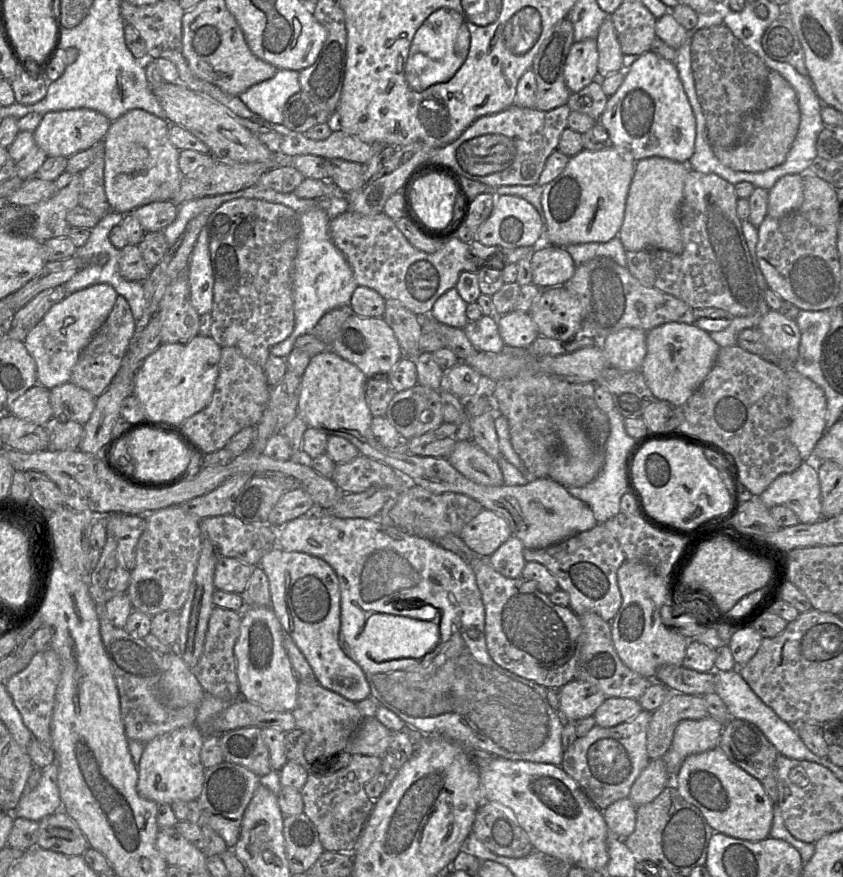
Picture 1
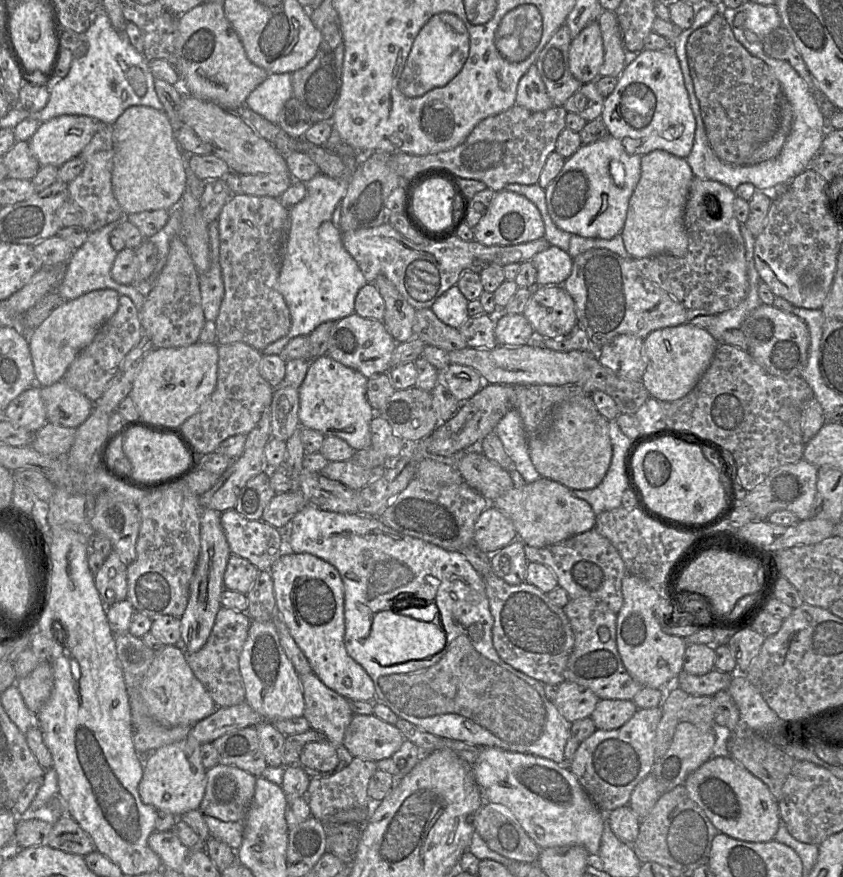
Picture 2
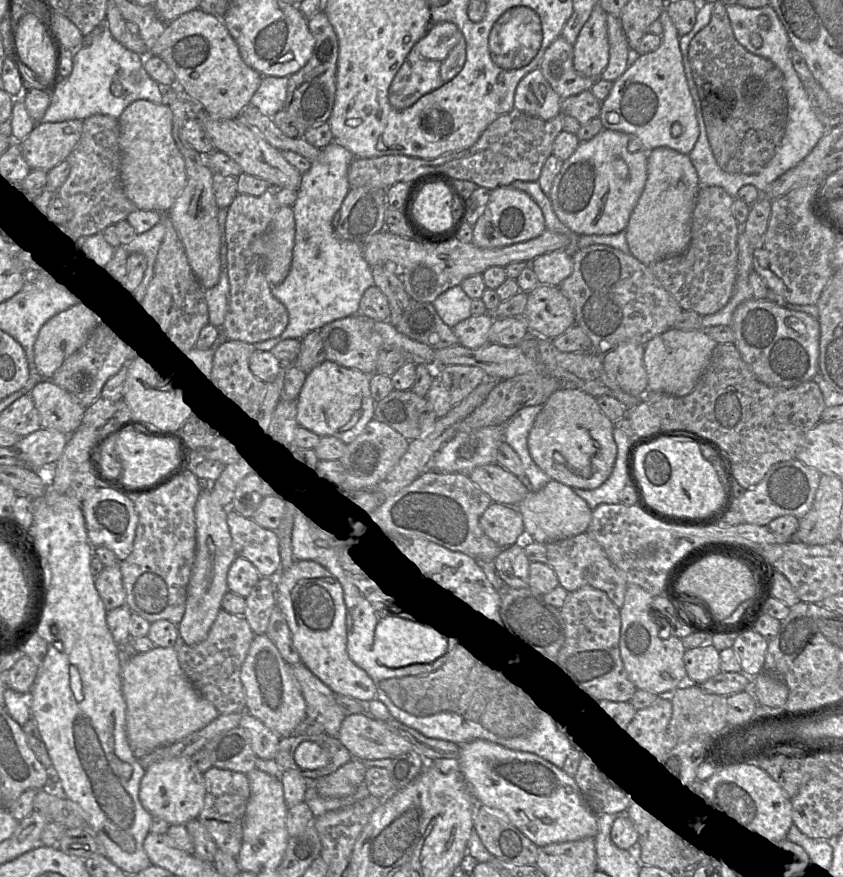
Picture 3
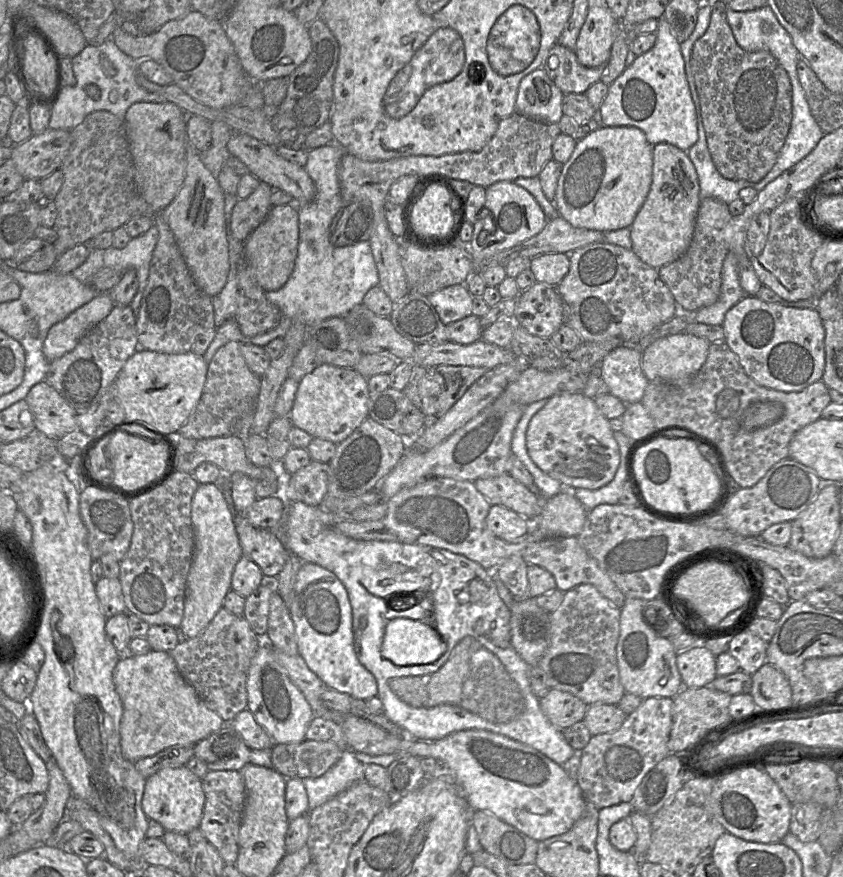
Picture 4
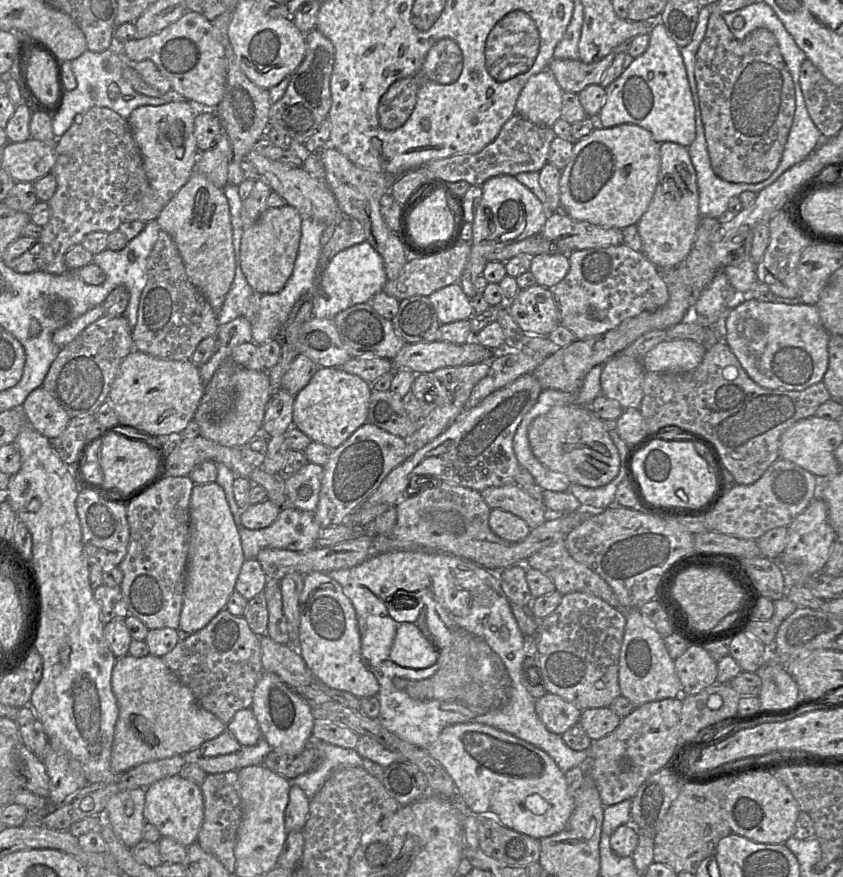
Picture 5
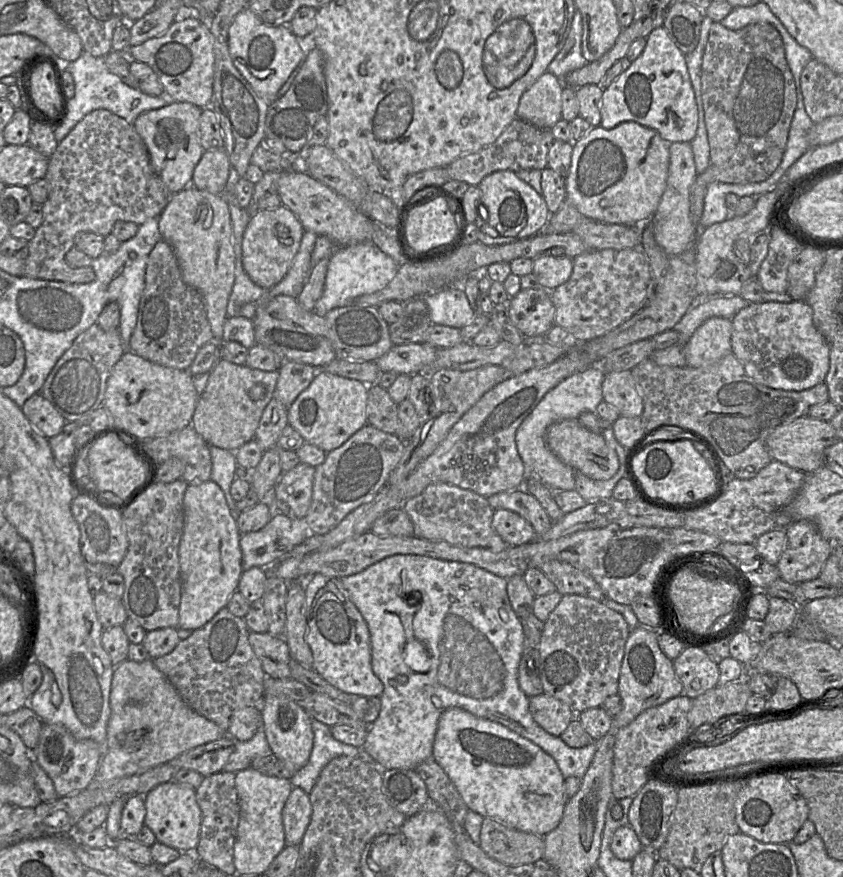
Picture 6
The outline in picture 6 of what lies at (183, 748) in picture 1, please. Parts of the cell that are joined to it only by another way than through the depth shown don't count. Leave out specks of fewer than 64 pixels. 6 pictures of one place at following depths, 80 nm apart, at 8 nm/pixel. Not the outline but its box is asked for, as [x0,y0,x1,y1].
[144,780,201,853]

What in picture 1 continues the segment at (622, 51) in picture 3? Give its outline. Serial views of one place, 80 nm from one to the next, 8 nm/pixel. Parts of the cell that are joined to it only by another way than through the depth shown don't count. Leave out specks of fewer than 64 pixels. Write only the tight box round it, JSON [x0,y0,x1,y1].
[596,16,624,78]

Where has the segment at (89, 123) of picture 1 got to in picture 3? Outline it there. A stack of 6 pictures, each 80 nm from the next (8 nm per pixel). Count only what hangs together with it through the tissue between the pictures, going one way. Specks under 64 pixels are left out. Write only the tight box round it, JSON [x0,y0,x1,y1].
[20,120,83,172]

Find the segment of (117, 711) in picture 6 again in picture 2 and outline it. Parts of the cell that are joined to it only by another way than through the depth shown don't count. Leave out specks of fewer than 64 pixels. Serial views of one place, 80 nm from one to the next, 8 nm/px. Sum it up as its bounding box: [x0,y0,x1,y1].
[140,646,216,726]

